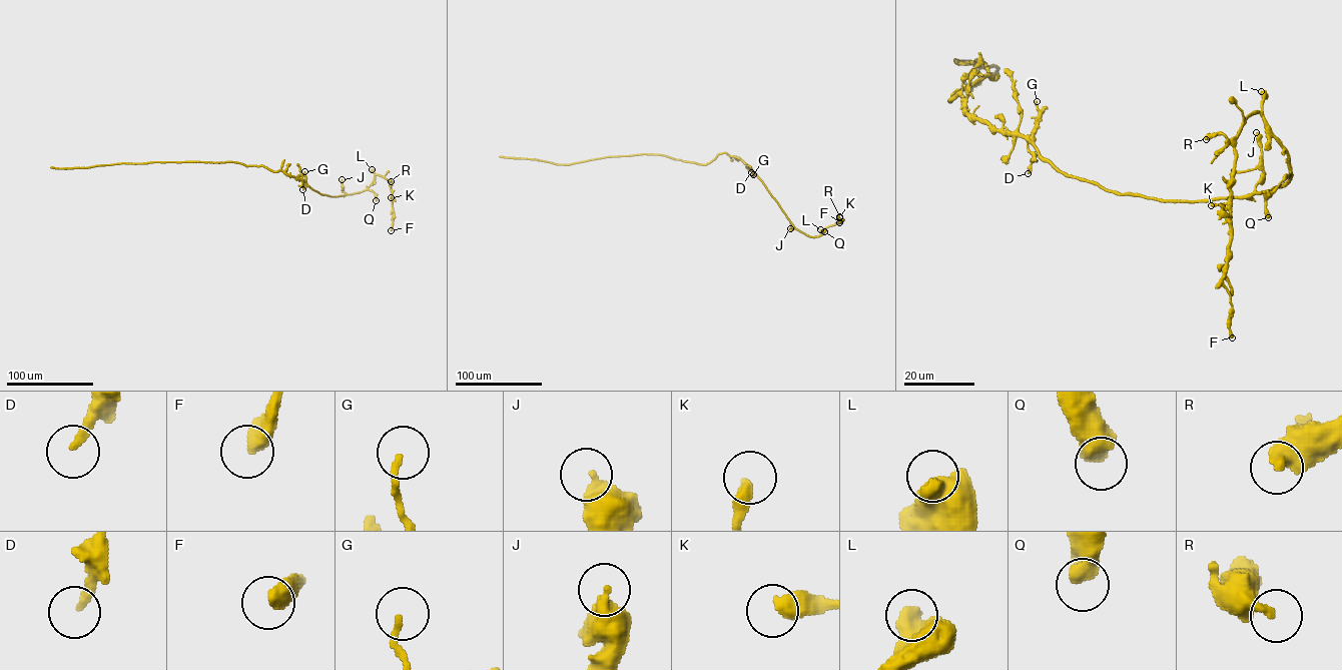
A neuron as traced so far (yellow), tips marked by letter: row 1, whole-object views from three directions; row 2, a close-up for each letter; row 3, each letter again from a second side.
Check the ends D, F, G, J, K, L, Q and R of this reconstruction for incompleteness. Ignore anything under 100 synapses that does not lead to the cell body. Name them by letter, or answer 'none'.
none

